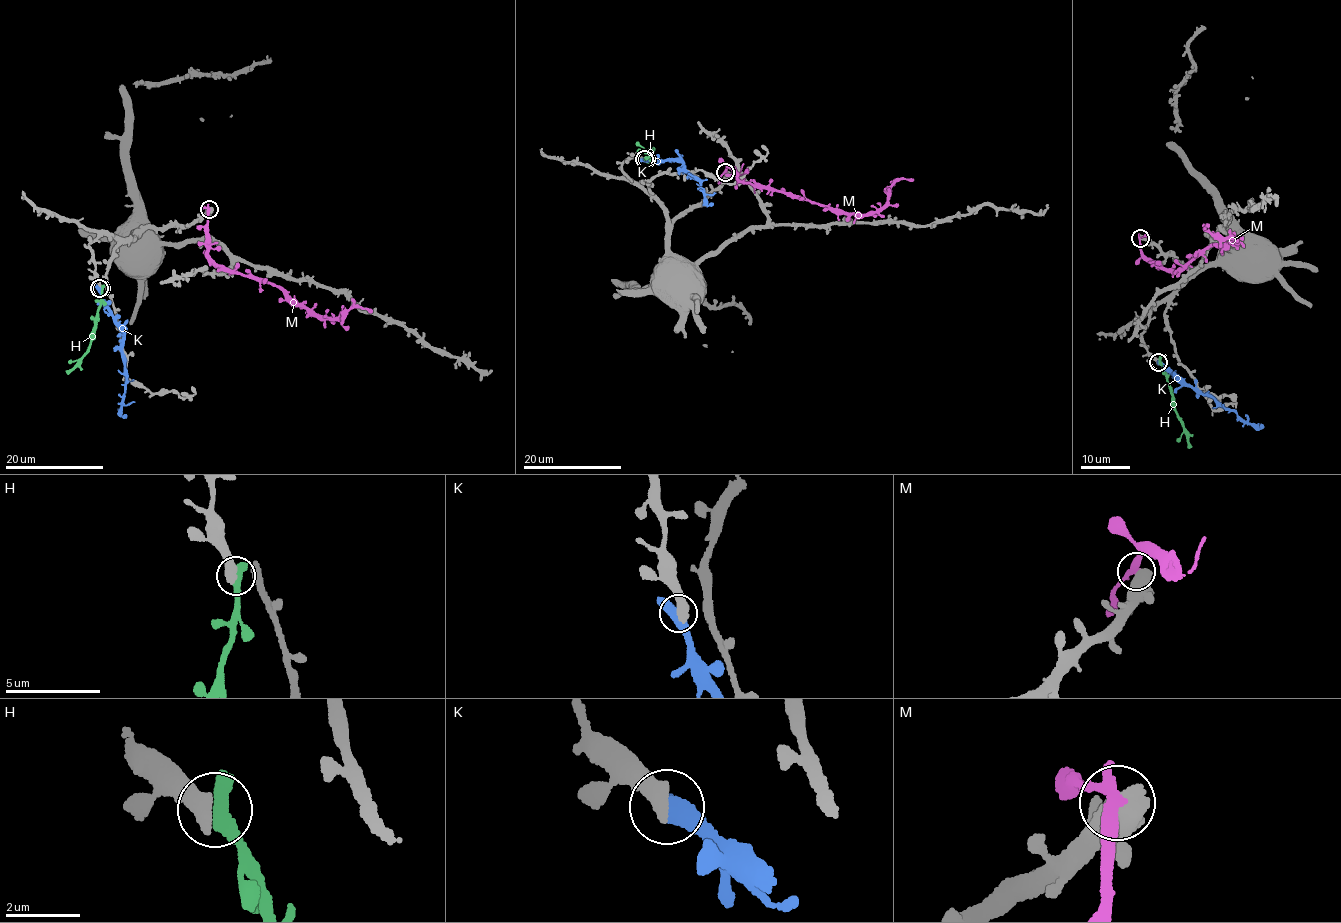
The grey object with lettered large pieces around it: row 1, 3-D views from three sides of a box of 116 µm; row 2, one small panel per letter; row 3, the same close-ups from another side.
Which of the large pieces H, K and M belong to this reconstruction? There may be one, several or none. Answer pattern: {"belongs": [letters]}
{"belongs": ["H"]}

